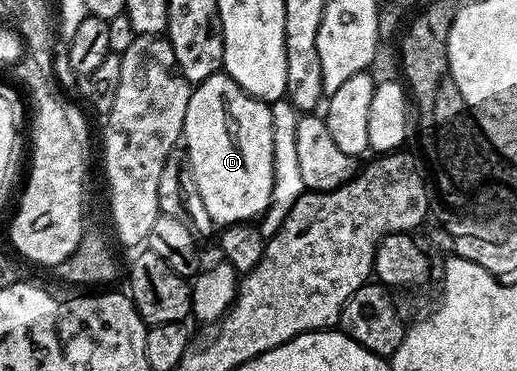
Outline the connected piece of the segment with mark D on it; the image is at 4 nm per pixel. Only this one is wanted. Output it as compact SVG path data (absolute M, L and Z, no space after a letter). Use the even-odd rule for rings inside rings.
M225 72L208 76L208 80L191 89L181 141L200 200L204 200L204 208L208 208L208 216L213 222L225 228L261 219L272 200L274 183L270 103L253 98Z

